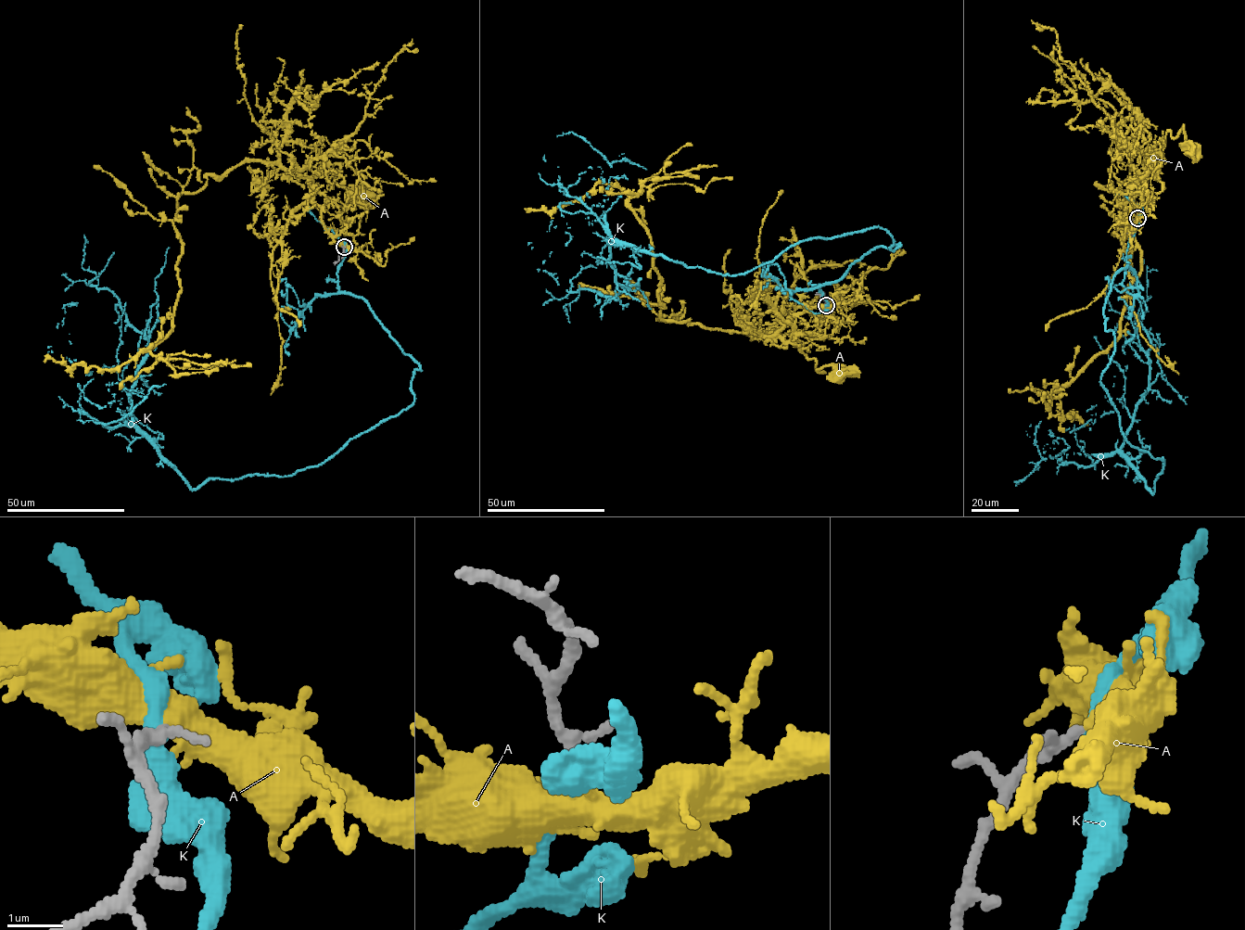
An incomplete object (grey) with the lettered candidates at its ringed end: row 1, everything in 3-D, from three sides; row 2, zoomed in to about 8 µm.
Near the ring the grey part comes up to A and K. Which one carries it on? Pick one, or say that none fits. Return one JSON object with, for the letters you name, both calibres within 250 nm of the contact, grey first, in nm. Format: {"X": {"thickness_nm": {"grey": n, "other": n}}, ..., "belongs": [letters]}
{"A": {"thickness_nm": {"grey": 160, "other": 320}}, "belongs": ["A"]}

